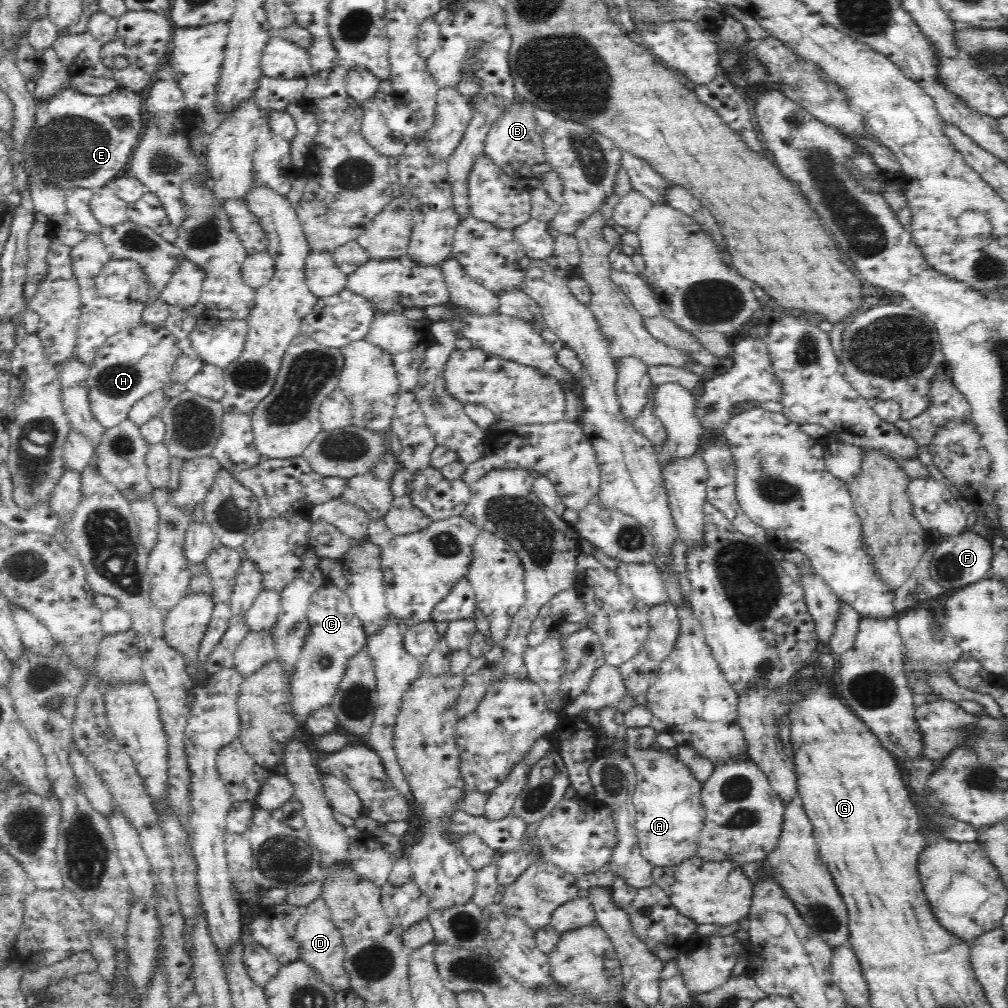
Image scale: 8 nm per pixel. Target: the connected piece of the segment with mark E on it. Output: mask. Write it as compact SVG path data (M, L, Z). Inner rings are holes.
M68 84L67 88L64 90L60 90L60 92L56 92L52 98L49 100L40 100L36 99L36 96L33 96L33 101L36 102L36 114L34 114L34 126L32 126L32 130L30 130L30 134L28 134L28 140L24 142L23 148L25 150L22 152L22 156L20 159L20 166L23 166L27 173L27 181L24 191L26 194L30 192L31 186L34 183L44 183L46 186L54 185L54 187L61 188L62 190L71 189L71 188L85 188L85 189L93 189L97 190L99 187L104 185L111 185L112 180L116 177L120 176L120 172L124 170L128 165L128 160L130 160L130 156L132 156L133 151L135 150L134 146L138 144L138 140L140 140L143 125L142 125L142 100L140 96L135 91L130 91L129 89L120 88L116 90L116 92L112 92L112 94L106 94L106 96L91 96L88 94L83 94L72 85Z

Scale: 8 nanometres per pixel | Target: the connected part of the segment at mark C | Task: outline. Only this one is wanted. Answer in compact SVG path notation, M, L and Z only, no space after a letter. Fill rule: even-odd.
M332 583L314 592L307 619L310 631L290 676L293 716L298 722L304 723L317 710L331 706L346 672L348 658L367 647L368 636L363 630L362 621L353 611L350 597Z

